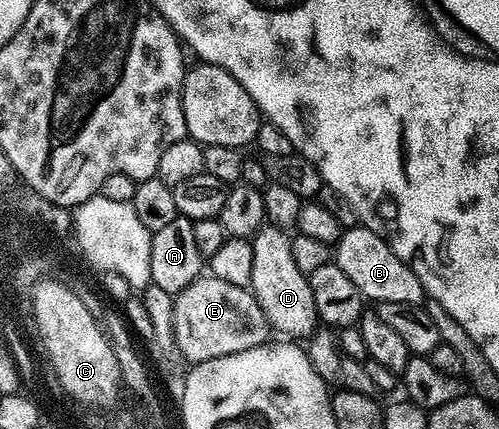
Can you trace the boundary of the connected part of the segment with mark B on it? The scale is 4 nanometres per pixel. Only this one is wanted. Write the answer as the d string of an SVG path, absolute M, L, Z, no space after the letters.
M358 227L342 232L335 246L335 263L343 270L351 283L359 287L359 291L365 297L366 302L376 303L411 303L421 305L426 300L427 294L423 283L411 271L411 267L375 231Z

